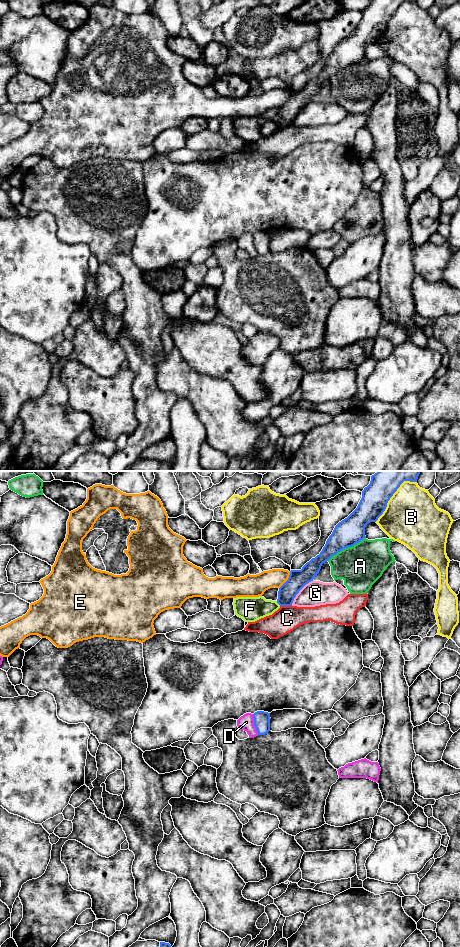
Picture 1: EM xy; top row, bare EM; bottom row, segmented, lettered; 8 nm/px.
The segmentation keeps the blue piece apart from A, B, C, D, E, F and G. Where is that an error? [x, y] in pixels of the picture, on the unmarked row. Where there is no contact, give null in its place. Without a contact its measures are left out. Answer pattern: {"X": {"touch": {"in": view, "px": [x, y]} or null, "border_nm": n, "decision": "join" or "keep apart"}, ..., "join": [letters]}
{"A": {"touch": {"in": "xy", "px": [346, 67]}, "border_nm": 360, "decision": "keep apart"}, "B": {"touch": {"in": "xy", "px": [392, 15]}, "border_nm": 460, "decision": "keep apart"}, "C": {"touch": {"in": "xy", "px": [285, 125]}, "border_nm": 100, "decision": "keep apart"}, "D": {"touch": {"in": "xy", "px": [254, 244]}, "border_nm": 180, "decision": "keep apart"}, "E": {"touch": {"in": "xy", "px": [287, 100]}, "border_nm": 160, "decision": "keep apart"}, "F": {"touch": {"in": "xy", "px": [278, 123]}, "border_nm": 50, "decision": "keep apart"}, "G": {"touch": {"in": "xy", "px": [299, 110]}, "border_nm": 260, "decision": "keep apart"}, "join": []}

